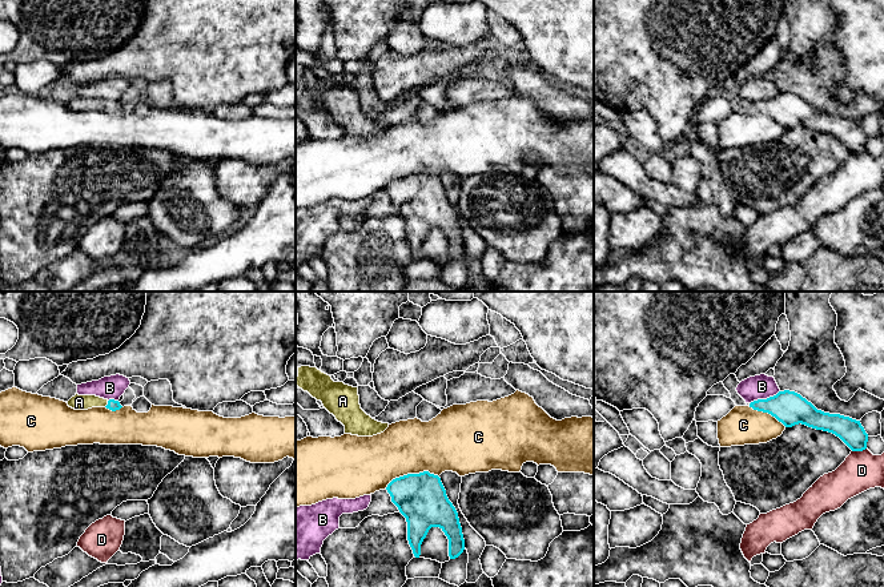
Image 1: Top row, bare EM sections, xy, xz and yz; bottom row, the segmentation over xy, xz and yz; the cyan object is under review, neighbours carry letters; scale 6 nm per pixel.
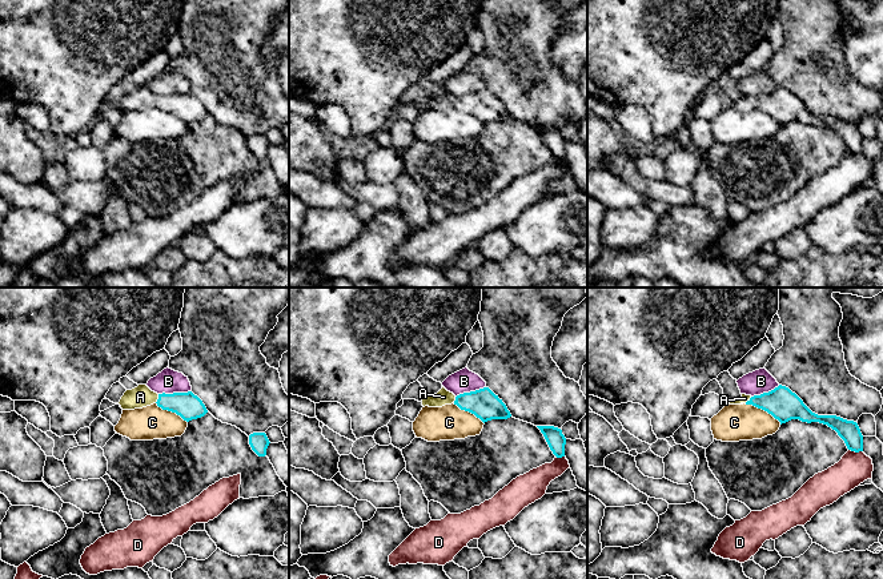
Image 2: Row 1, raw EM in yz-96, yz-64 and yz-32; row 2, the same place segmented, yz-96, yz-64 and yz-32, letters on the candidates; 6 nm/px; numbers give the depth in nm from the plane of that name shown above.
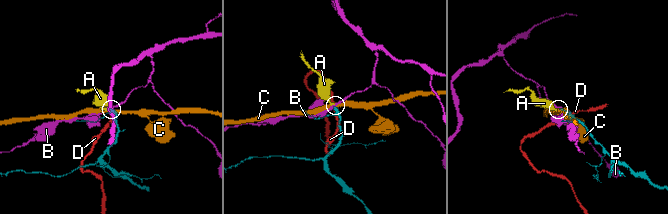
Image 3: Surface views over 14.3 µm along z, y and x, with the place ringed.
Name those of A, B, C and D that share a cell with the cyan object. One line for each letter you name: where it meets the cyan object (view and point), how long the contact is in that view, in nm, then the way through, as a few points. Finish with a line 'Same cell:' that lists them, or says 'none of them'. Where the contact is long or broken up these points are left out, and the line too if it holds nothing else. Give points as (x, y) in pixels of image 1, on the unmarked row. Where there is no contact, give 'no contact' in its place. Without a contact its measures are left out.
A: contact xy (108, 105); length 50 nm; way xy (112, 107), (108, 105), (79, 104)
Same cell: A

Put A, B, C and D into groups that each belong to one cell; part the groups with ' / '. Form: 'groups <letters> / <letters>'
groups A / B / C / D

